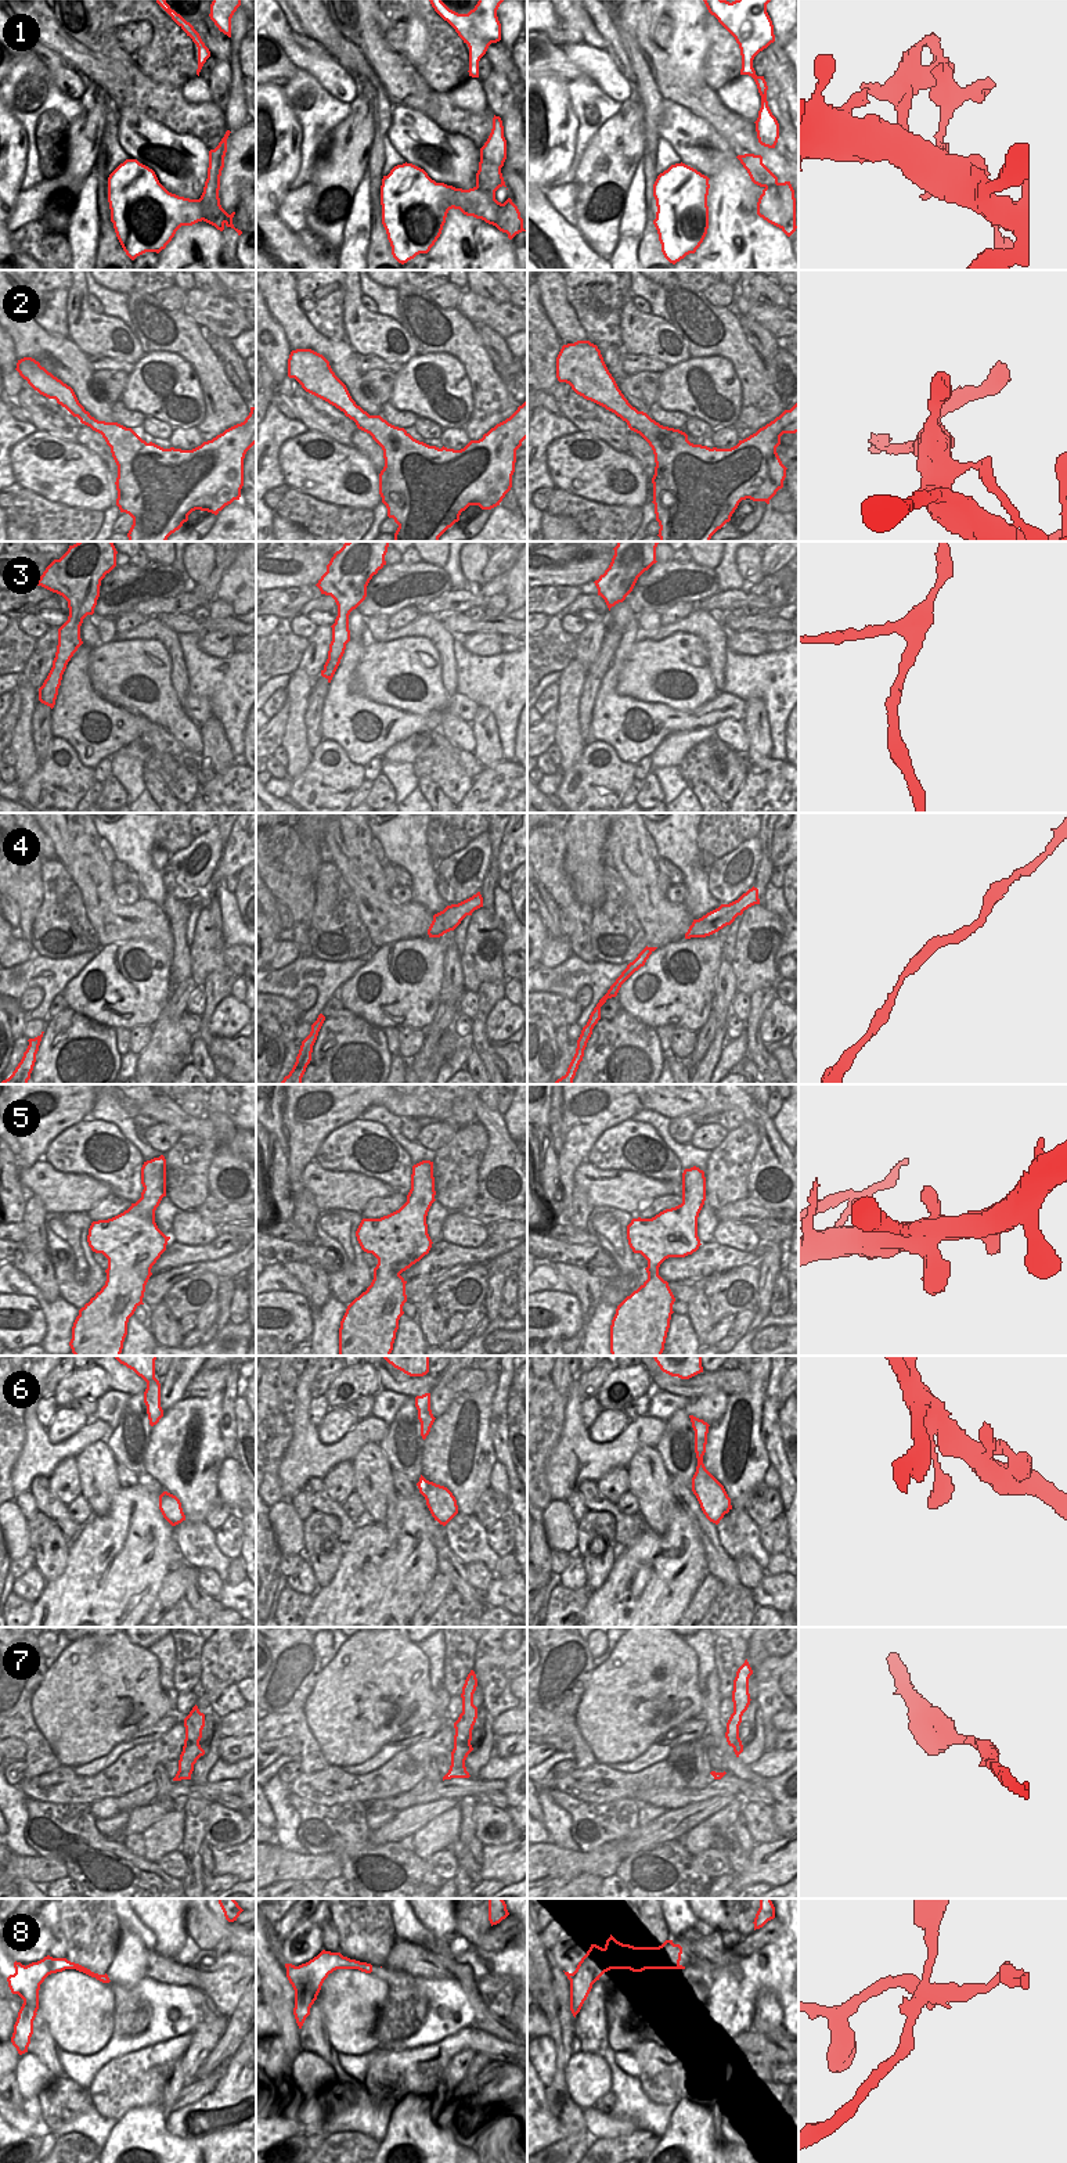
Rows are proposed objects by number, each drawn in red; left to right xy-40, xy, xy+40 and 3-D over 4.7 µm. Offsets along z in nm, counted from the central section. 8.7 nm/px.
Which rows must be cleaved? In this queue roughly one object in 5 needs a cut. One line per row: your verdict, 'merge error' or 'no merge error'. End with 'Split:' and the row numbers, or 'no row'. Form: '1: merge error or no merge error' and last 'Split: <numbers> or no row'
1: merge error
2: no merge error
3: no merge error
4: no merge error
5: no merge error
6: no merge error
7: no merge error
8: merge error
Split: 1, 8

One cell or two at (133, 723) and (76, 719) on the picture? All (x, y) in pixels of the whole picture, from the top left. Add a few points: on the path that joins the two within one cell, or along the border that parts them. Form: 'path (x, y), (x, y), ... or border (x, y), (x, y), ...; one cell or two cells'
path (119, 717), (111, 717), (100, 709), (90, 709); one cell

